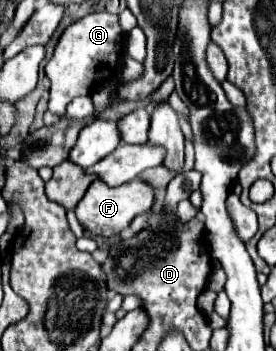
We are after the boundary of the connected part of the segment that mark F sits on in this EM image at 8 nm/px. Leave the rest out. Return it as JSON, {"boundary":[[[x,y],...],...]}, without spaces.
{"boundary":[[[135,179],[129,183],[123,183],[119,187],[107,187],[103,181],[93,181],[85,193],[85,197],[77,203],[75,207],[75,215],[79,219],[79,223],[83,225],[85,231],[93,233],[93,235],[103,235],[103,237],[111,237],[121,233],[131,221],[133,217],[147,213],[153,205],[153,187]]]}

